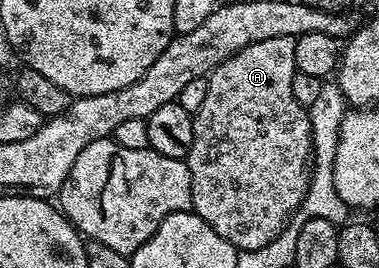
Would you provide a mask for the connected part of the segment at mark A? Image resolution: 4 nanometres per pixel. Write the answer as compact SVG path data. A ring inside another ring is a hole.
M269 37L269 41L257 41L245 45L233 57L226 59L221 65L217 65L210 75L206 76L207 92L205 93L205 102L201 104L201 109L193 113L193 149L189 149L185 160L189 169L191 178L191 210L217 233L217 237L225 237L229 245L233 245L236 251L252 251L261 249L269 245L282 233L284 227L292 222L291 214L298 212L303 205L303 198L309 189L311 180L311 162L313 159L311 153L311 126L307 116L307 108L303 107L293 98L293 77L295 76L295 58L293 49L295 48L295 39L292 37Z

